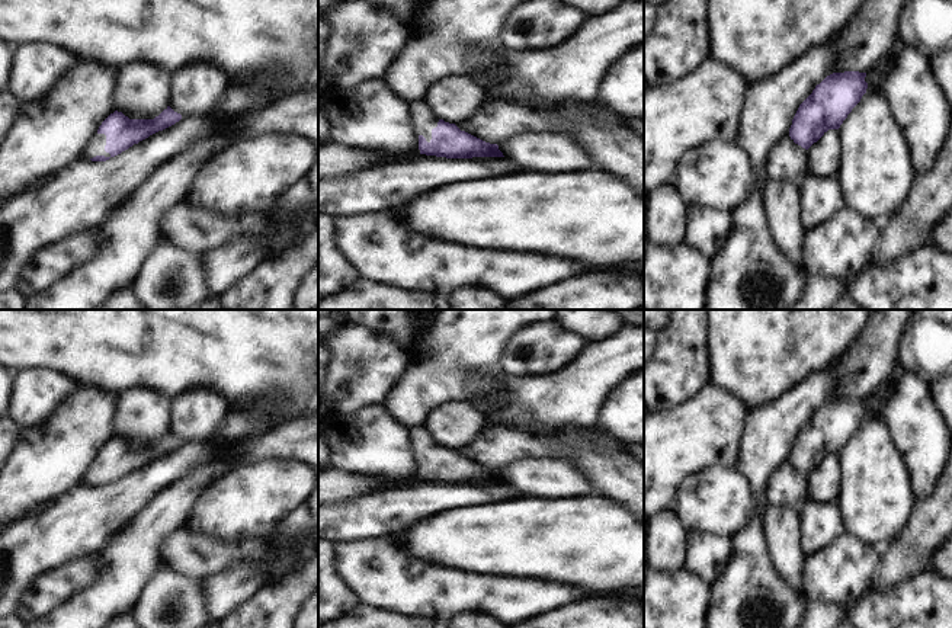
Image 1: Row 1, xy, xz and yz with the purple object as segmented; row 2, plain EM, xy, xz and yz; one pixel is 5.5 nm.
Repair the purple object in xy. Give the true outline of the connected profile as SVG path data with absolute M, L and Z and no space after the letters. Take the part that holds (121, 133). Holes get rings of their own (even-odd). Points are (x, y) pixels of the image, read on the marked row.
M170 106L154 119L129 119L115 110L99 126L83 154L83 160L106 161L180 119L182 115Z

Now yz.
M859 71L827 76L799 105L789 128L791 140L808 150L828 129L839 129L866 93L865 77Z

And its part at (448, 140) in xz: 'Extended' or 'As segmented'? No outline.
Extended.

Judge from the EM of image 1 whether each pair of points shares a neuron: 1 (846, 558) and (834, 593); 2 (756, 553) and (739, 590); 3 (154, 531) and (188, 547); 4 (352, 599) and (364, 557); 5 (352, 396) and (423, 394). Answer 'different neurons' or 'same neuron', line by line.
1: same neuron
2: same neuron
3: different neurons
4: different neurons
5: different neurons

